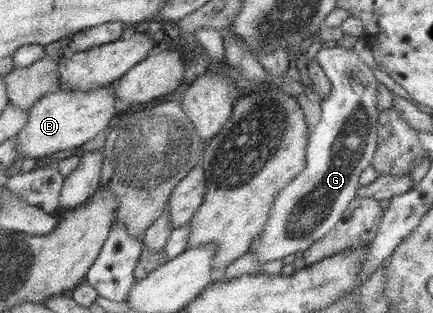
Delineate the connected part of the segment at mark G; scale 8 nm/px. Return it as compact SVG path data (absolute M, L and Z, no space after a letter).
M339 44L332 48L321 46L315 58L329 79L330 93L319 104L320 119L313 124L311 132L307 134L304 169L277 193L265 226L252 242L249 252L253 253L259 262L265 263L299 250L304 251L312 242L325 236L339 222L349 201L356 197L356 190L360 185L359 174L371 164L376 149L379 114L375 96L378 82L369 67L359 59L353 49L343 48Z

